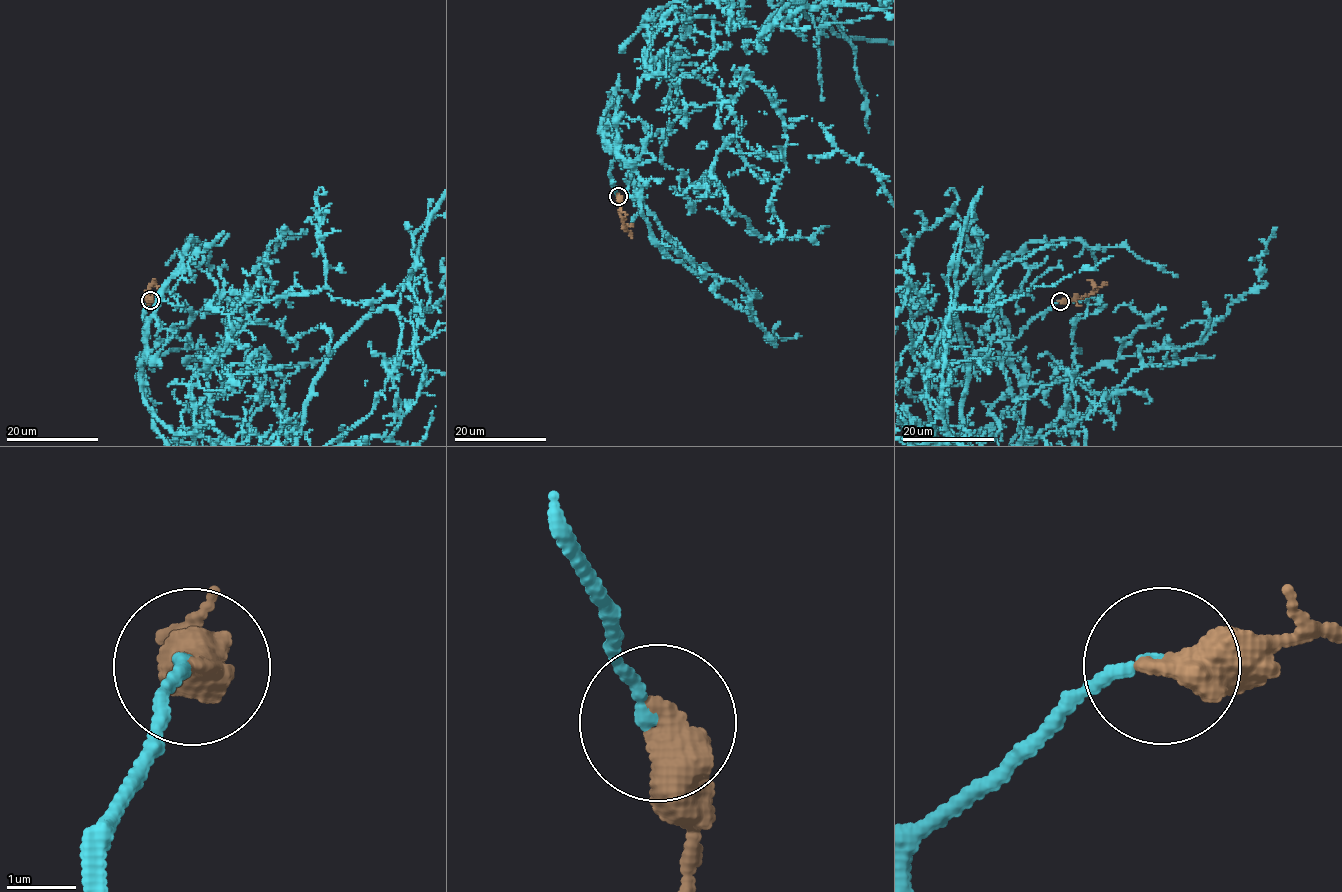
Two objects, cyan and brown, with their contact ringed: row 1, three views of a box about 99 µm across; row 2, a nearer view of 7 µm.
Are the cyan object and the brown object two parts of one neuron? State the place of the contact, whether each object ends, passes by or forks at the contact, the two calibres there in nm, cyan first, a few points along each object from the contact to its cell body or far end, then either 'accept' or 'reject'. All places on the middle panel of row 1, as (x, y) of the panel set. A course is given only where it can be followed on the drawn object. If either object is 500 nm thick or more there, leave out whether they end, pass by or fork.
at (618, 196); 180 nm thick on the cyan side, 550 nm on the other; brown runs (618, 196), (619, 213), (625, 230), (624, 220); accept

